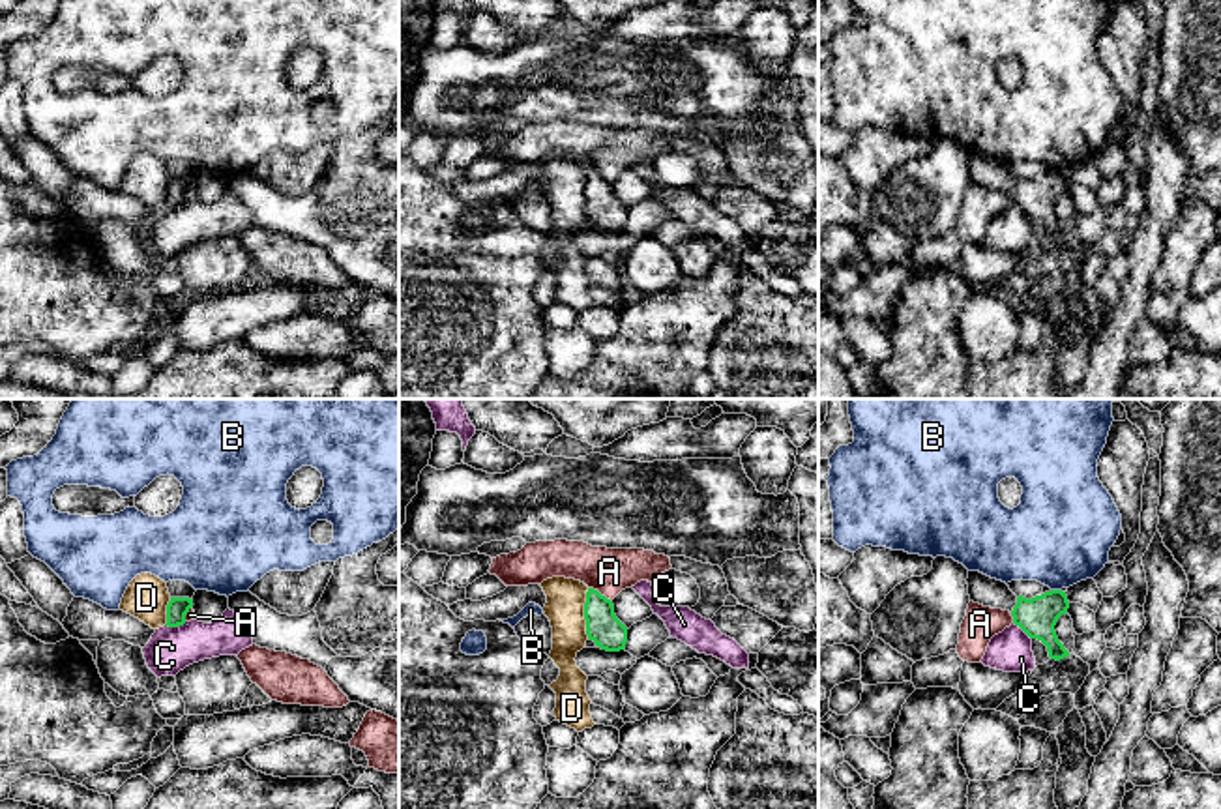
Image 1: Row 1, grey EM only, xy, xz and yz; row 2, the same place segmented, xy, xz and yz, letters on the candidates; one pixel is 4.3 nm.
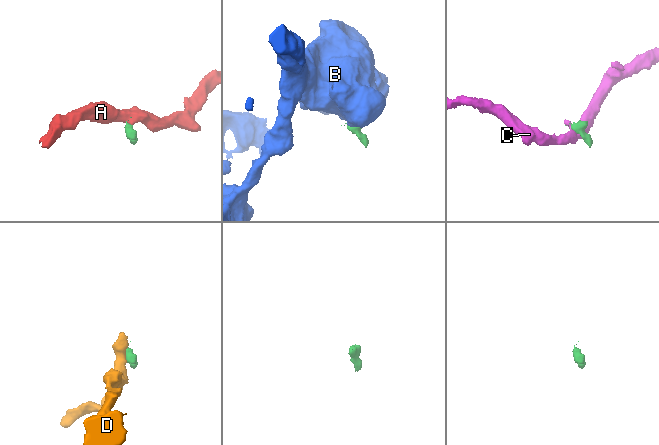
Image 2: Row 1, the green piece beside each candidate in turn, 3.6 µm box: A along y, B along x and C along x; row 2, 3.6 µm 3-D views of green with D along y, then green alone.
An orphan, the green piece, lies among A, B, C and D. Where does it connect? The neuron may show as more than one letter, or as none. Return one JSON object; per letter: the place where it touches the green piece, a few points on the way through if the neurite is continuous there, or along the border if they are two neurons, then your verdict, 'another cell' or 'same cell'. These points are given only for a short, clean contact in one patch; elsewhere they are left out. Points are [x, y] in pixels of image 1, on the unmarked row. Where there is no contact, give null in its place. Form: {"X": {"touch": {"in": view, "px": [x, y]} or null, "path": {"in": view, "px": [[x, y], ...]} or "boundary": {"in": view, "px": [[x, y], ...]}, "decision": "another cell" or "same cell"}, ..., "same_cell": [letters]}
{"A": {"touch": {"in": "xz", "px": [598, 173]}, "boundary": {"in": "xz", "px": [[588, 167], [611, 182]]}, "decision": "another cell"}, "B": {"touch": {"in": "yz", "px": [1057, 171]}, "boundary": {"in": "yz", "px": [[1051, 169], [1060, 171]]}, "decision": "another cell"}, "C": {"touch": {"in": "xy", "px": [175, 206]}, "boundary": {"in": "xy", "px": [[186, 203], [165, 206]]}, "decision": "another cell"}, "D": {"touch": {"in": "xz", "px": [585, 193]}, "boundary": {"in": "xz", "px": [[588, 169], [585, 184], [587, 218]]}, "decision": "another cell"}, "same_cell": []}

